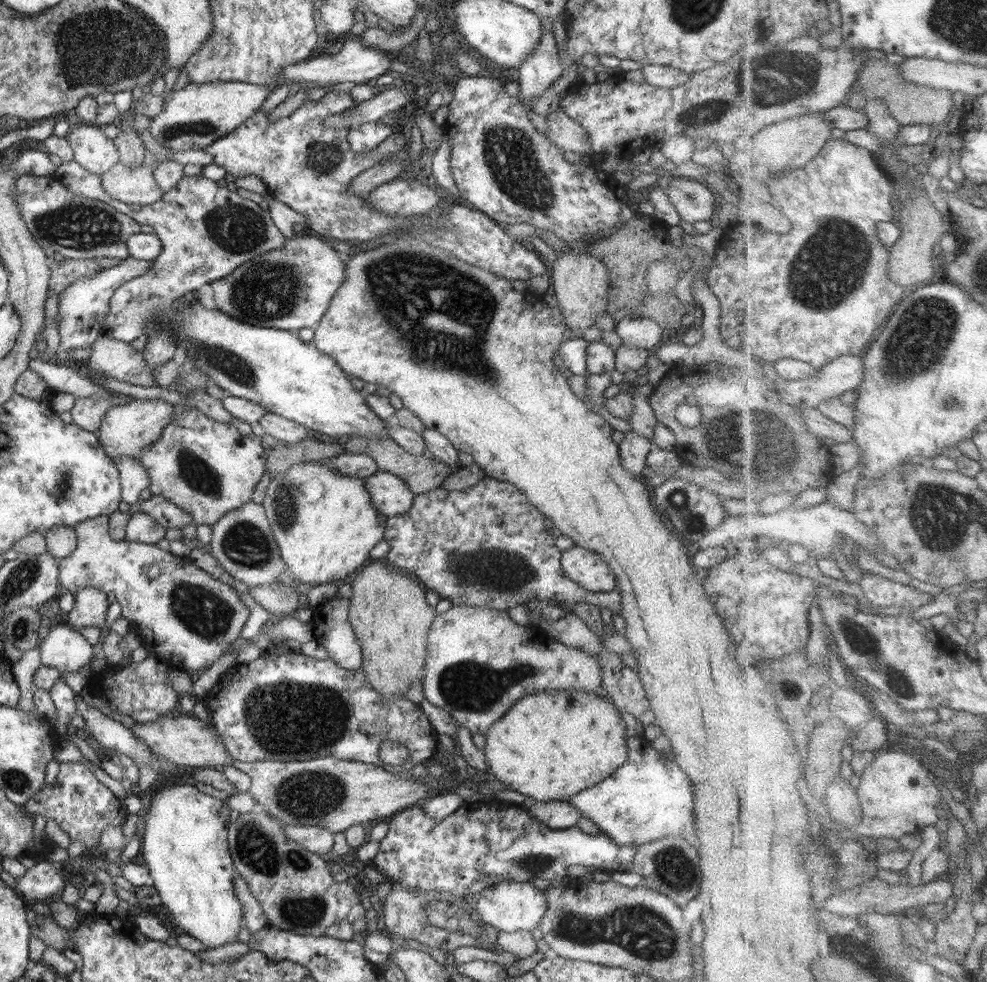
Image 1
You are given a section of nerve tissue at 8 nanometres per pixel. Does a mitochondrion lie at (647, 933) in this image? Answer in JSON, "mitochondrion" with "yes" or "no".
{"mitochondrion":"yes"}

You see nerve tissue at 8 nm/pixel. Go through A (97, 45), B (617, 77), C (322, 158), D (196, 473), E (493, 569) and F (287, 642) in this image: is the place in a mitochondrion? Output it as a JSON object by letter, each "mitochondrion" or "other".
{"A":"mitochondrion","B":"other","C":"mitochondrion","D":"mitochondrion","E":"mitochondrion","F":"other"}

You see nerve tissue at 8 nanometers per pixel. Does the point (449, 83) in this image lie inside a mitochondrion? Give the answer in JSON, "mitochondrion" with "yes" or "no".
{"mitochondrion":"no"}

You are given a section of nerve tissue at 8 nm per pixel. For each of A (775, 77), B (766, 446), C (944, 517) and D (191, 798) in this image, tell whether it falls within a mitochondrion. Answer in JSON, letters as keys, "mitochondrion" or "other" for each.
{"A":"mitochondrion","B":"mitochondrion","C":"mitochondrion","D":"other"}

